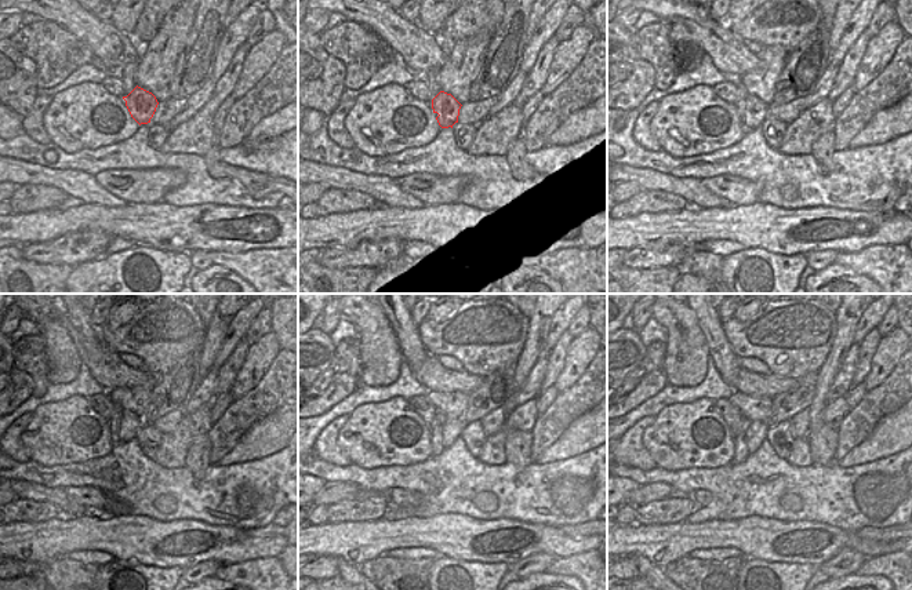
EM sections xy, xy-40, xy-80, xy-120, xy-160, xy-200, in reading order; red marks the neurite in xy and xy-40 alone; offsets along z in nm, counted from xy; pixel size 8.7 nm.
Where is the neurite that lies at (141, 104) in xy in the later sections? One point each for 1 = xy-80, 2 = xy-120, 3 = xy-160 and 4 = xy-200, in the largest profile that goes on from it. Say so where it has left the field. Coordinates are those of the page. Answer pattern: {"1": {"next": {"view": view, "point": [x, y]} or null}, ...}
{"1": {"next": {"view": "xy-80", "point": [756, 109]}}, "2": {"next": {"view": "xy-120", "point": [137, 422]}}, "3": {"next": {"view": "xy-160", "point": [451, 429]}}, "4": {"next": {"view": "xy-200", "point": [756, 430]}}}

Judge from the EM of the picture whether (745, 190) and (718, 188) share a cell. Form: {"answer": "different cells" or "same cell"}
{"answer": "same cell"}

